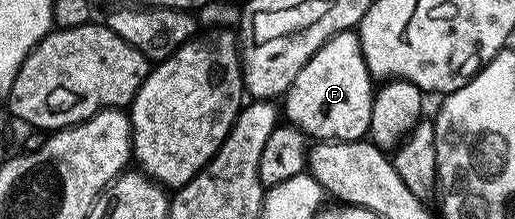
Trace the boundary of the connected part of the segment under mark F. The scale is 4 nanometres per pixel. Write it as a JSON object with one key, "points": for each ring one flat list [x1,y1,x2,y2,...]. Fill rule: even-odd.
{"points":[[346,31,337,33,323,47,319,47,319,51,315,51,315,55,303,67,303,71,299,71,299,75,295,75,295,83,291,83,291,87,283,95,285,101,285,109,283,105,283,113,287,116,288,124,293,125,296,129,302,129,305,136,317,141,360,141,368,134,369,124,371,123,371,107,373,106,373,95,375,92,375,78,370,73,367,63,363,59,363,51,361,50,361,41,357,38,356,32]]}

